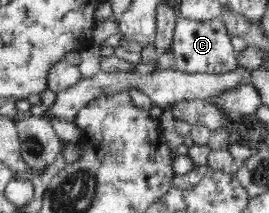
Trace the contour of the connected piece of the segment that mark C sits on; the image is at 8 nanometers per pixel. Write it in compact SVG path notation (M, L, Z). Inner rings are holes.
M179 16L176 20L174 44L172 45L175 54L173 69L191 74L231 72L238 65L237 54L231 42L232 38L220 17L210 21L198 21Z

